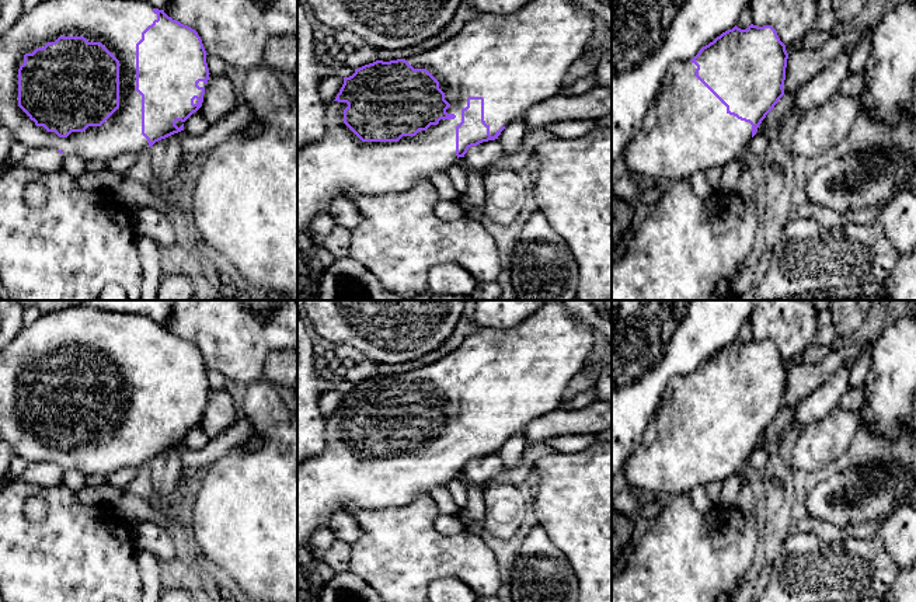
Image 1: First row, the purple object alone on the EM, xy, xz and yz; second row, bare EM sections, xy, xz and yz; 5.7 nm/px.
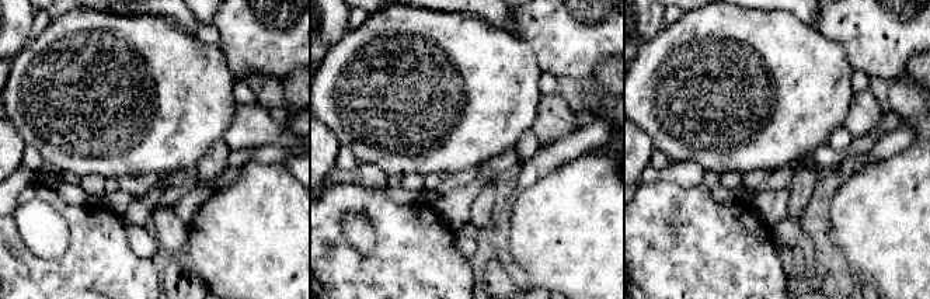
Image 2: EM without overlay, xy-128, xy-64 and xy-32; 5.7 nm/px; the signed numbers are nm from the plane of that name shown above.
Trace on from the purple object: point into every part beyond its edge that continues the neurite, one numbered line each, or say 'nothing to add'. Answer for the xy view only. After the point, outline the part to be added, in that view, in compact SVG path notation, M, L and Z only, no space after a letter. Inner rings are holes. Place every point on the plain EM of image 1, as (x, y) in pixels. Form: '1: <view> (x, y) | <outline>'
1: xy (118, 338) | M76 305L42 314L32 326L24 327L0 349L0 439L28 463L56 463L63 466L63 471L79 470L87 476L111 474L150 463L142 449L142 410L136 406L136 358L142 354L142 347L157 334L153 323L140 314L111 313ZM59 351L84 351L88 356L101 356L119 375L119 422L101 441L88 441L84 446L72 446L67 452L36 441L18 421L18 383L24 377L24 369L55 356Z

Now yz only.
1: yz (686, 445) | M682 376L673 377L666 387L654 418L623 467L633 490L669 500L713 481L724 483L750 456L752 439L729 429L727 421L696 392L696 383L694 377Z

